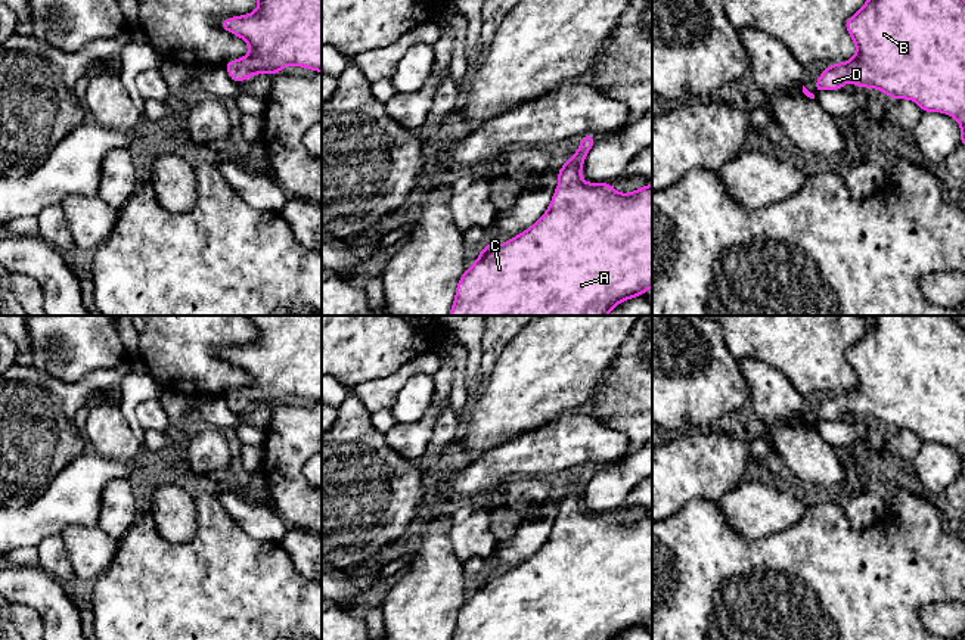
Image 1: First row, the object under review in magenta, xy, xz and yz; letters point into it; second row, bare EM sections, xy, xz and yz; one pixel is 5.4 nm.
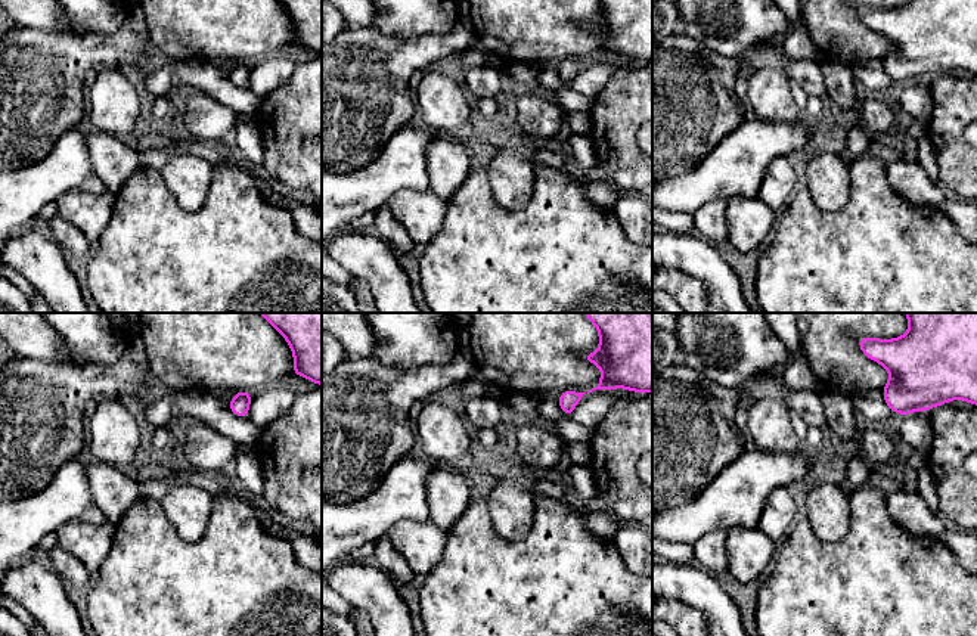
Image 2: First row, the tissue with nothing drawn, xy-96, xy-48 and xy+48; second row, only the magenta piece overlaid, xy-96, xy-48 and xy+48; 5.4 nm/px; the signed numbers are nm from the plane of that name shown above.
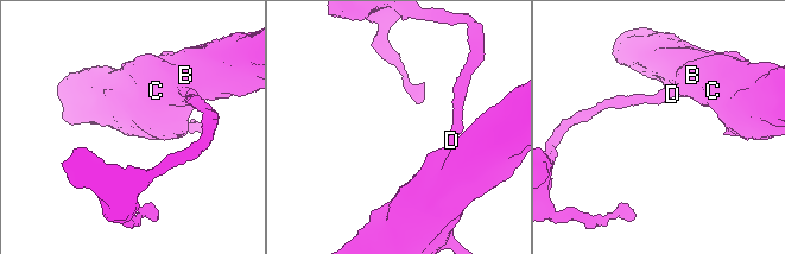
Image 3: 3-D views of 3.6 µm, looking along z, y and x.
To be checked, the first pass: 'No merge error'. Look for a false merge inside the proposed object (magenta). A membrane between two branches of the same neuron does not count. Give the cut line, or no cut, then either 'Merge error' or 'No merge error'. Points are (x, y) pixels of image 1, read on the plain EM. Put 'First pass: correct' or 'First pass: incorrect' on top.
First pass: correct
No split. No merge error

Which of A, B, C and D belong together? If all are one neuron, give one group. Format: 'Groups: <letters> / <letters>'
Groups: A B C D

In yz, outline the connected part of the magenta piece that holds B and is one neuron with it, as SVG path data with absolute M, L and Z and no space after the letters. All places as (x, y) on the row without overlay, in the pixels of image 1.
M868 316L872 321L865 333L845 352L857 380L845 394L829 394L819 406L816 423L803 416L803 423L814 429L820 420L841 420L845 413L874 417L893 431L910 429L924 442L941 442L961 456L961 475L965 476L965 329L952 316Z

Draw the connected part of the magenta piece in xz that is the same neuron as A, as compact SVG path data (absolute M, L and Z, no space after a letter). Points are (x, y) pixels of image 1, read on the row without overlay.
M587 463L578 481L556 501L559 515L546 543L506 574L488 574L456 616L452 640L612 640L652 618L652 515L618 524L611 513L586 513L581 497L596 473Z

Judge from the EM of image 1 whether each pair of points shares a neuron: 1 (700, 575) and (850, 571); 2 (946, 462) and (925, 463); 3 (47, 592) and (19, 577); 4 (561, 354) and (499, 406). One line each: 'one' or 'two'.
1: one
2: one
3: one
4: one

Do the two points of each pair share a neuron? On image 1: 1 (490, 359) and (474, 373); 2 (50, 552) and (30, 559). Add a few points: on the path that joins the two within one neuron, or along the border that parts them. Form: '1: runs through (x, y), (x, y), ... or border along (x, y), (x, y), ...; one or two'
1: border along (481, 335), (480, 373), (483, 376); two
2: border along (36, 547), (39, 565); two

